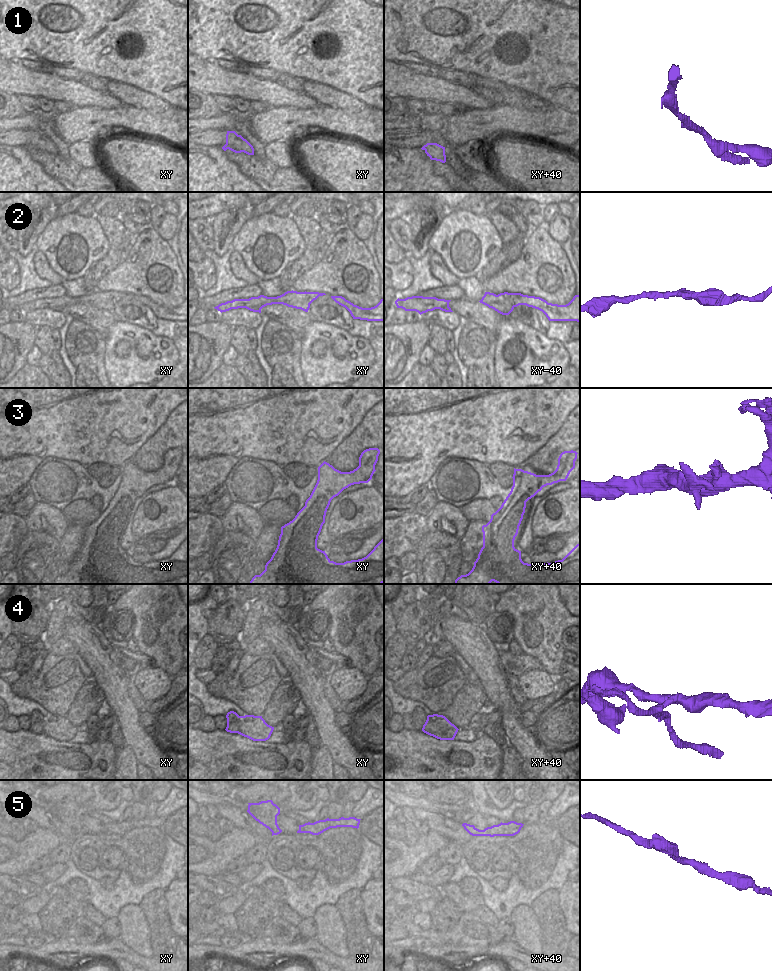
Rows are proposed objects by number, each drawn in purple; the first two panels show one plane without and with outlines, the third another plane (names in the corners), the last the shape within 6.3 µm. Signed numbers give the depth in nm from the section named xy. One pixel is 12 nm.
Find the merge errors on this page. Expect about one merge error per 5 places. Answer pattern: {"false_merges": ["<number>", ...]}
{"false_merges": ["4"]}

